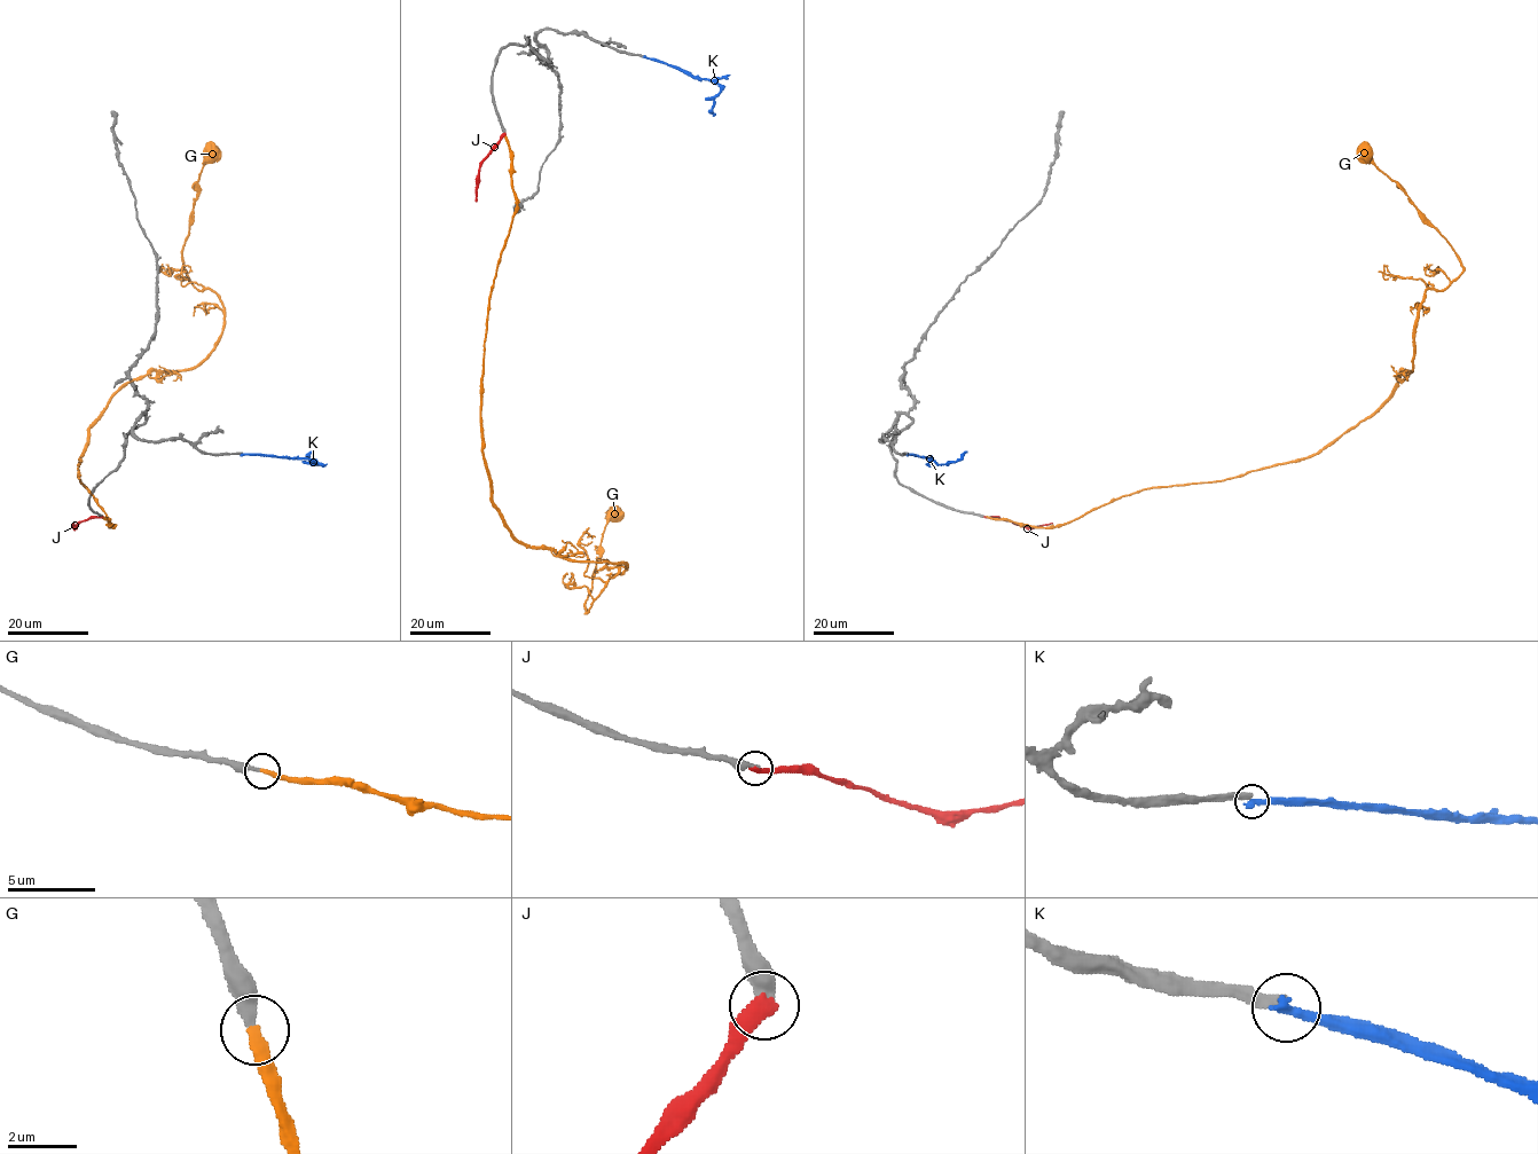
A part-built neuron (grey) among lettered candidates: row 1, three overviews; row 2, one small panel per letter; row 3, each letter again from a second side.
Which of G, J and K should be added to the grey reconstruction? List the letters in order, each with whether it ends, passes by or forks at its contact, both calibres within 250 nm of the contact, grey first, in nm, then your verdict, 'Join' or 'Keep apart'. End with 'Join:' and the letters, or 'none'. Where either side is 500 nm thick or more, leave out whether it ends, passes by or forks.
G: It ends there. Thickness 320 nm (grey) against 280 nm. Join
J: It ends there. Thickness 440 nm (grey) against 400 nm. Keep apart
K: It ends there. Thickness 320 nm (grey) against 320 nm. Keep apart
Join: G

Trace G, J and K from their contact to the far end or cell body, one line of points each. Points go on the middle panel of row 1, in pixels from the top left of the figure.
G: (505, 135), (517, 211), (484, 361), (491, 500), (525, 546), (626, 565), (587, 612), (617, 512)
J: (504, 134), (483, 163), (476, 202)
K: (644, 56), (675, 65), (695, 77), (713, 79), (720, 87), (712, 109), (714, 116)

